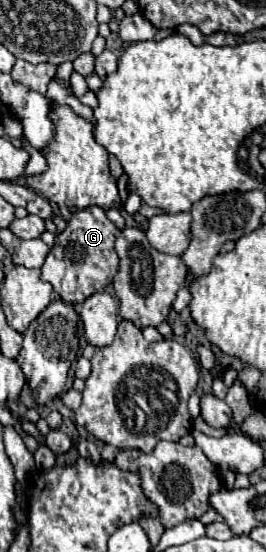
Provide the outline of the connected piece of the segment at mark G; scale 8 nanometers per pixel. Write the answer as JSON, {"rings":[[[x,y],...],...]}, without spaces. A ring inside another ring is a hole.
{"rings":[[[91,206],[75,212],[65,232],[55,236],[55,246],[41,268],[43,280],[53,286],[61,300],[71,304],[81,304],[91,294],[101,292],[113,282],[113,276],[119,270],[119,256],[115,252],[115,240],[119,234],[121,228],[107,220],[103,208]]]}

